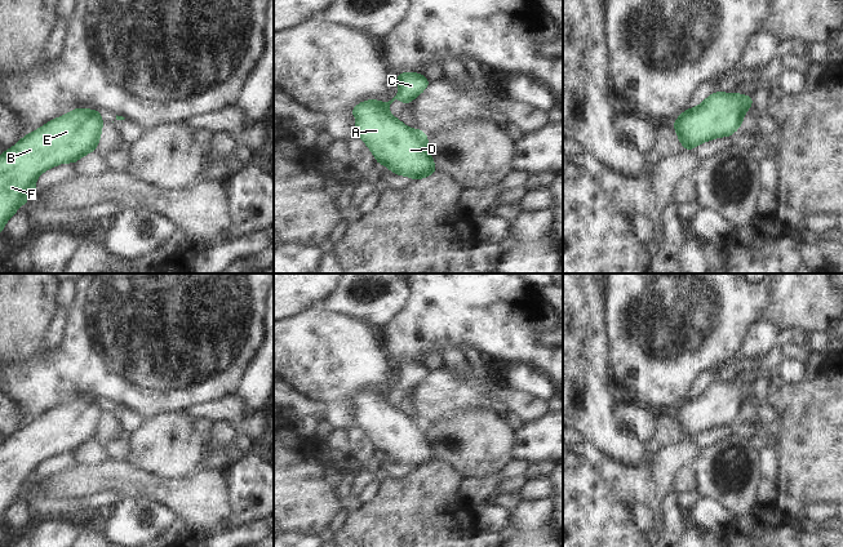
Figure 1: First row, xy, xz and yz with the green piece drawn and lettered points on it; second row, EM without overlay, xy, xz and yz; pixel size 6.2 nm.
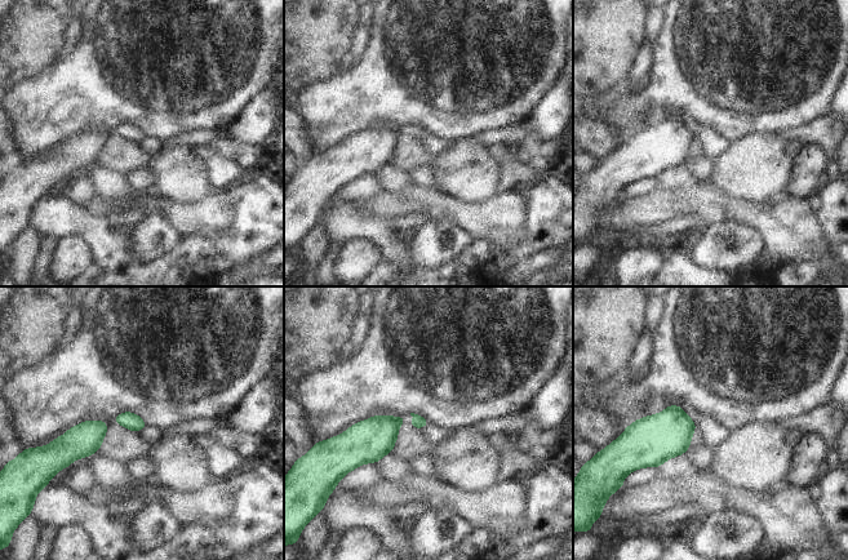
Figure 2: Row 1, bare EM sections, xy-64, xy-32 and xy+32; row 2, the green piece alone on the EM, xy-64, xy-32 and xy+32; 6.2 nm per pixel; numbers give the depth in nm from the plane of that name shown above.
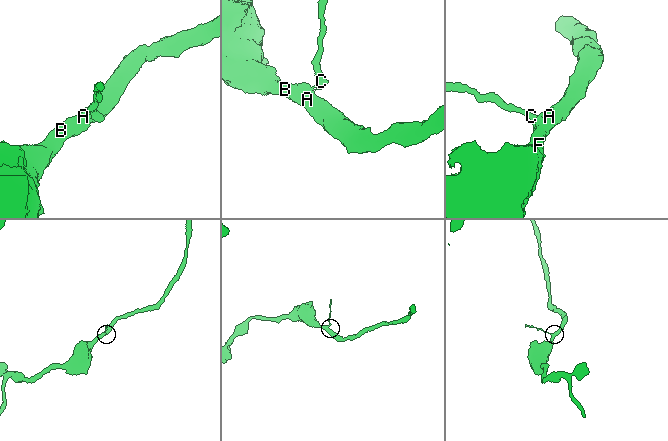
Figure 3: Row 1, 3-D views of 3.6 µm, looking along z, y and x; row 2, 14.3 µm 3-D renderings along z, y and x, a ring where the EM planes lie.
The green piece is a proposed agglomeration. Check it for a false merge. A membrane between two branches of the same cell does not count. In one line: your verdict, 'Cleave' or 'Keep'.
Cleave.

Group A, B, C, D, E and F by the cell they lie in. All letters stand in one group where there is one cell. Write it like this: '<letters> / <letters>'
A B D E F / C

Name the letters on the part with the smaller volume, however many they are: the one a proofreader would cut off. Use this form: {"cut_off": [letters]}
{"cut_off": ["C"]}

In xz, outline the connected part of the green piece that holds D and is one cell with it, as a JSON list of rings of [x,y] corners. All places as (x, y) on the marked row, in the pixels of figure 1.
[[[376,99],[364,101],[349,112],[356,116],[355,129],[358,138],[365,142],[376,157],[377,164],[385,164],[389,170],[399,175],[422,179],[436,172],[432,156],[429,152],[427,134],[420,129],[409,129],[386,110],[386,103]]]

